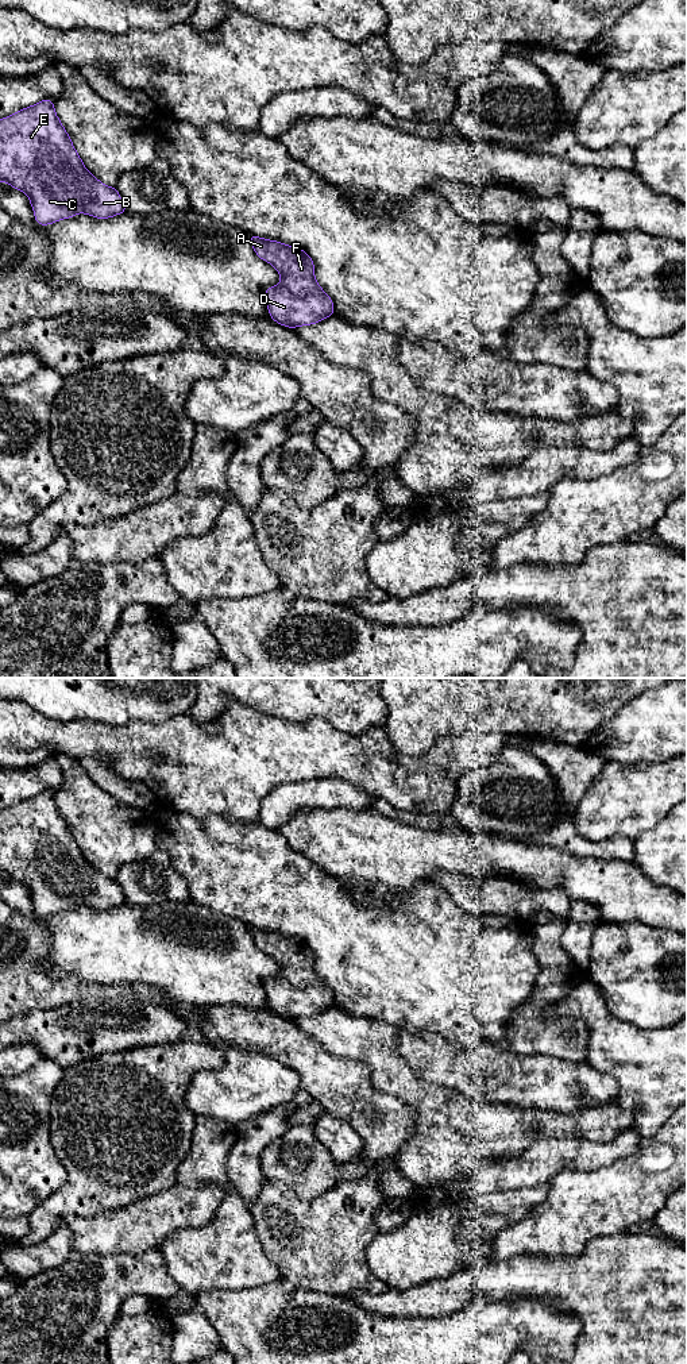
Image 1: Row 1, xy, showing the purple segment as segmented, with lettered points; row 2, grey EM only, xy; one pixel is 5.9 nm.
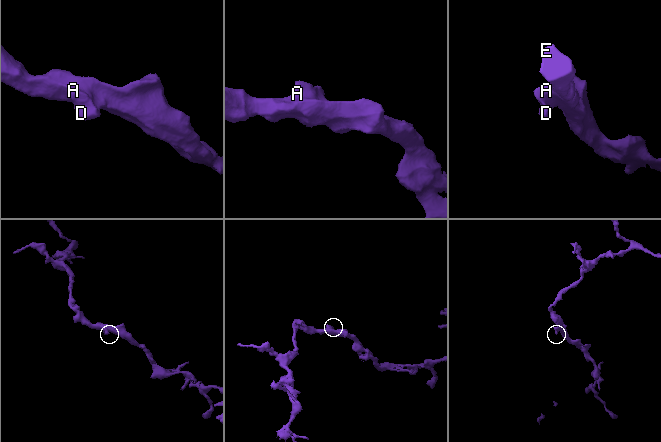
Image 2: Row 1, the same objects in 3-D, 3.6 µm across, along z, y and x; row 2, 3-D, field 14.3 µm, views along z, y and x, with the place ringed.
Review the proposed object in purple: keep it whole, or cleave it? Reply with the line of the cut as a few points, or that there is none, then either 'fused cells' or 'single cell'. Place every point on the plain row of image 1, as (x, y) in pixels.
no cut | single cell

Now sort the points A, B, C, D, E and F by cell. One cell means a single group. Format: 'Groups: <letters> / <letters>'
Groups: A B C D E F

